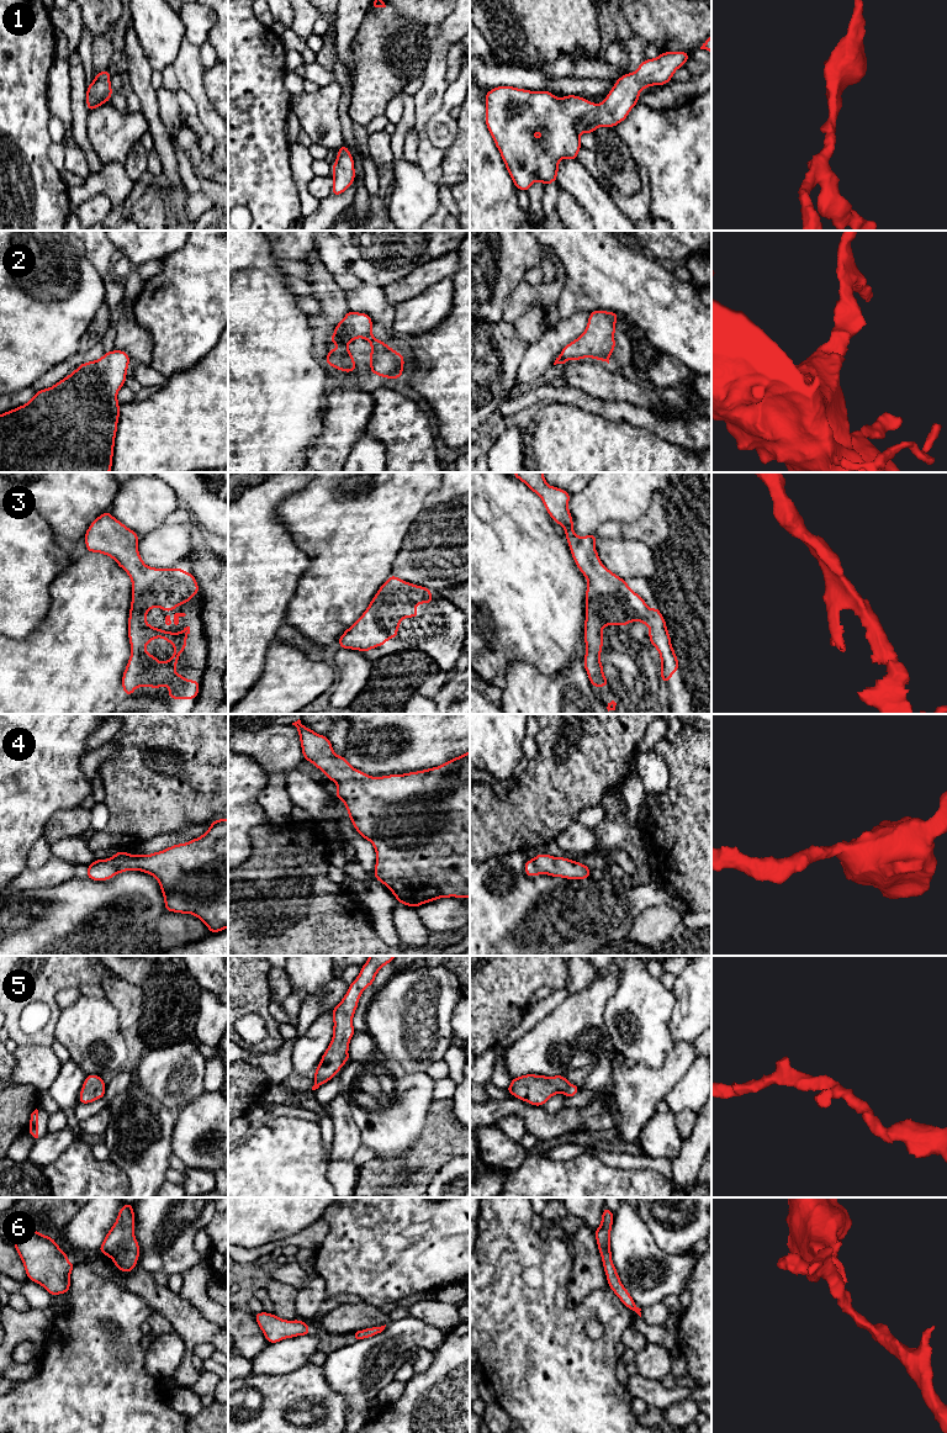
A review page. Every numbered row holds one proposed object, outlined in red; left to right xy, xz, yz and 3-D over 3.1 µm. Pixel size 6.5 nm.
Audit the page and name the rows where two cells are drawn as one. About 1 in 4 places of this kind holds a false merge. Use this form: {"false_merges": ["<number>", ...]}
{"false_merges": []}

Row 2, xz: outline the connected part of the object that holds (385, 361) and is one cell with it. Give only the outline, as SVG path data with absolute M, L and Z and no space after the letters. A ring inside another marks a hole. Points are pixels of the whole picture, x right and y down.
M349 310L345 317L335 326L330 337L330 343L340 347L335 350L329 349L324 359L327 365L344 372L355 371L356 364L350 354L348 343L359 337L371 344L369 358L371 372L386 379L401 379L404 365L403 355L372 337L372 323L369 314Z

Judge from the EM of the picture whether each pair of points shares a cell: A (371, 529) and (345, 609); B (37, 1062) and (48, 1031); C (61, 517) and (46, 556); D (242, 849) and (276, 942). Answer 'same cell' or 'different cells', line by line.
A: same cell
B: different cells
C: different cells
D: different cells

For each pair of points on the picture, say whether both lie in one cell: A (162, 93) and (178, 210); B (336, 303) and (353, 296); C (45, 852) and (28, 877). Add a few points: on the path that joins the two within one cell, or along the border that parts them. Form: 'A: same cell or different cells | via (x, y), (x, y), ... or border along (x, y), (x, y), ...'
A: different cells | border along (157, 101), (159, 119), (170, 136), (176, 156)
B: different cells | border along (343, 289), (349, 308)
C: different cells | border along (52, 856), (41, 866), (27, 868)

